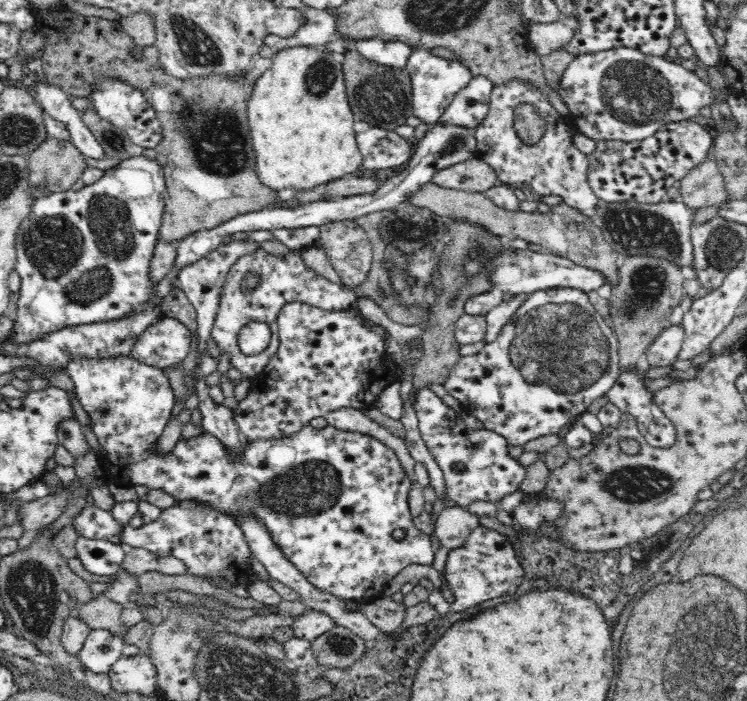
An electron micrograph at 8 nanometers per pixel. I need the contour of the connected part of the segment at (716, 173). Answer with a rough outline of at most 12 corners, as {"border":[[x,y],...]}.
{"border":[[714,157],[692,168],[679,183],[693,212],[727,200]]}

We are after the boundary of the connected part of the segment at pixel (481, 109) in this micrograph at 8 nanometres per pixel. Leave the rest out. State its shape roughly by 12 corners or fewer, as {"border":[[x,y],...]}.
{"border":[[474,75],[436,124],[476,130],[488,114],[492,81]]}

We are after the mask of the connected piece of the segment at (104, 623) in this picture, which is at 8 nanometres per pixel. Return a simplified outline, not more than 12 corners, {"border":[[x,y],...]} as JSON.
{"border":[[105,593],[75,610],[91,630],[116,630],[121,606]]}

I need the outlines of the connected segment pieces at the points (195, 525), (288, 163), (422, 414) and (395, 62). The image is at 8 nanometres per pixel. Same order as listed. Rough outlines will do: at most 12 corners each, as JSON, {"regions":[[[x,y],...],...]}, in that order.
{"regions":[[[175,502],[123,525],[123,546],[246,587],[252,551],[236,519]],[[289,46],[246,115],[260,182],[362,168],[344,56]],[[428,387],[411,399],[448,497],[467,508],[520,490],[506,438],[469,429]],[[374,38],[353,49],[372,63],[405,69],[414,52],[406,43]]]}

